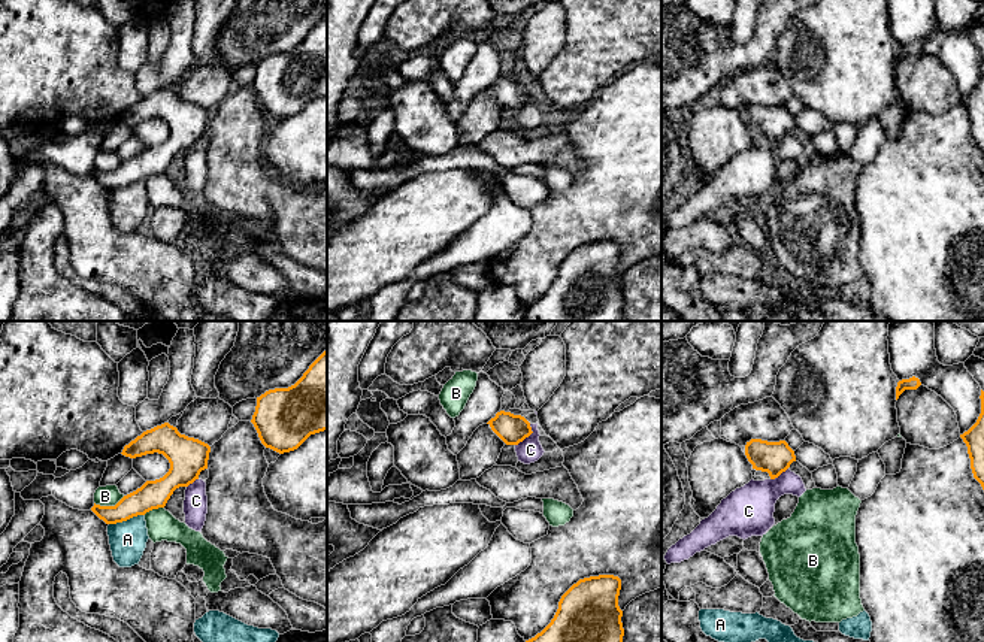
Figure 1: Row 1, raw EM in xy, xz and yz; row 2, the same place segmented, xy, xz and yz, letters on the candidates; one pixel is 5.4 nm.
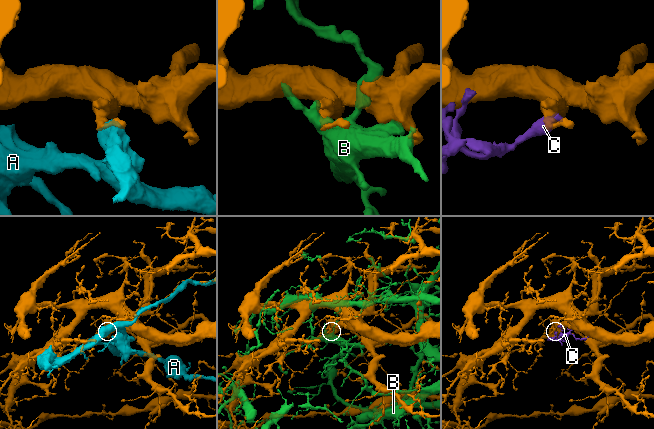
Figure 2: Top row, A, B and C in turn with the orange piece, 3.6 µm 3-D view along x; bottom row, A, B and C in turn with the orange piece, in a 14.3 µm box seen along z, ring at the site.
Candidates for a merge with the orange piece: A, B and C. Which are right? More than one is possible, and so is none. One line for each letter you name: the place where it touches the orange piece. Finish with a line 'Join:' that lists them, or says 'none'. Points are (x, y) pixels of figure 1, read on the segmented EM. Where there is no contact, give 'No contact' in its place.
Join: none

